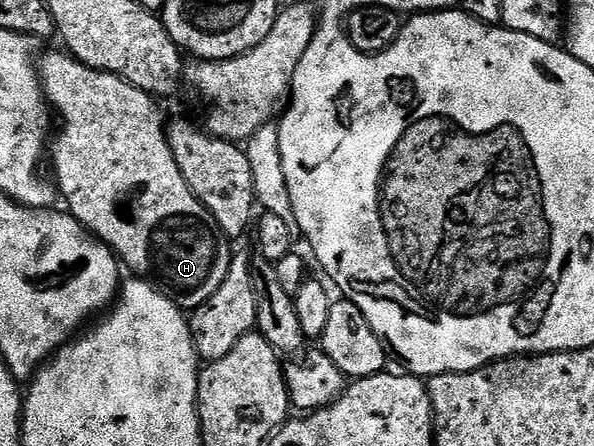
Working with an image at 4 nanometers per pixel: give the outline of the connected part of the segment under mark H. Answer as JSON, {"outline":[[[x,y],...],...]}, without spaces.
{"outline":[[[60,51],[49,52],[42,60],[40,57],[39,79],[48,107],[52,111],[54,108],[61,115],[62,122],[65,123],[61,128],[61,137],[58,138],[57,145],[54,148],[52,145],[51,148],[53,168],[57,171],[55,184],[59,189],[60,199],[61,196],[65,199],[66,205],[64,204],[64,207],[70,216],[74,216],[84,228],[88,228],[102,244],[108,244],[119,257],[120,263],[128,271],[129,268],[133,271],[130,273],[134,277],[152,282],[160,288],[162,294],[168,300],[173,301],[182,310],[192,310],[199,307],[203,302],[207,302],[207,298],[211,298],[211,294],[215,294],[215,290],[219,290],[219,286],[223,286],[223,278],[227,278],[227,270],[233,261],[234,249],[229,248],[230,237],[221,233],[221,228],[215,222],[213,215],[207,210],[207,206],[203,206],[203,202],[199,202],[199,198],[195,198],[191,186],[187,186],[187,182],[175,162],[175,154],[171,154],[171,146],[167,135],[167,120],[166,117],[161,117],[161,112],[157,109],[158,101],[150,93],[131,86],[123,78],[119,78],[110,72],[100,72],[94,68],[88,68],[86,64],[81,64],[73,56],[70,56],[68,51]]]}

